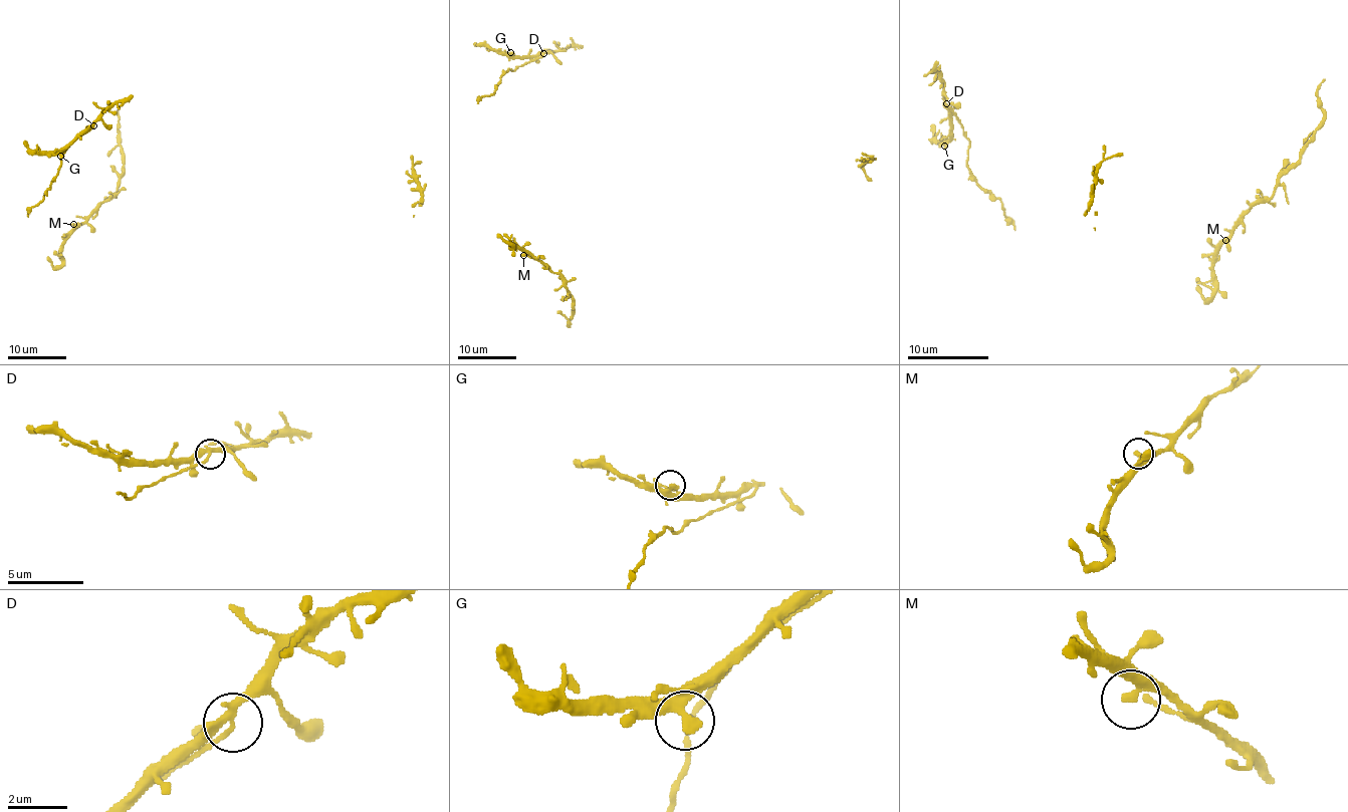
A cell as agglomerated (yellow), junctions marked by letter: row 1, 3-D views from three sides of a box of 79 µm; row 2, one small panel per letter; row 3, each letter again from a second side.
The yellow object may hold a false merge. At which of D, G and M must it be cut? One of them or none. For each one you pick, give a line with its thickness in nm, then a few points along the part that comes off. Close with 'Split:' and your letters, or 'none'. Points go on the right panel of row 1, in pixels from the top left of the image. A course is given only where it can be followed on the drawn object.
D: Thickness 280 nm. Course of the part to remove: (946, 102), (968, 140), (968, 172), (1001, 202), (1003, 214), (1016, 230)
Split: D

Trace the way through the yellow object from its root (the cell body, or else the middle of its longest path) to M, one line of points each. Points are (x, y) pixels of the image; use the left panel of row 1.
M: (88, 217), (82, 223), (73, 224)

